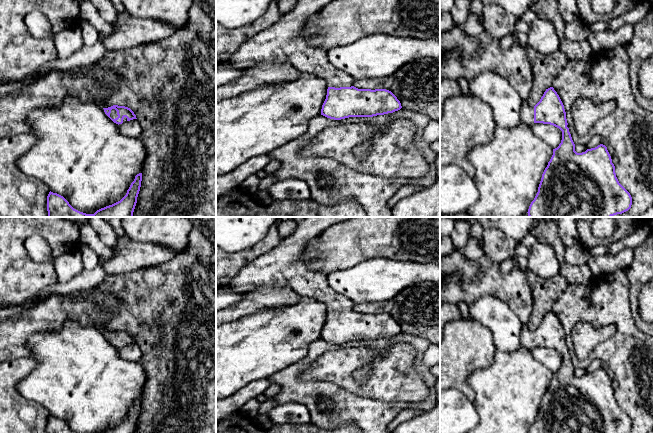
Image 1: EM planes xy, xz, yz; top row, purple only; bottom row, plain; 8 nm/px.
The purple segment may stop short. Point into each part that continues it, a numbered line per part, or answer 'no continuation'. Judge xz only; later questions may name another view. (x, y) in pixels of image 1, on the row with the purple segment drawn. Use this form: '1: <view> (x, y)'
1: xz (283, 42)

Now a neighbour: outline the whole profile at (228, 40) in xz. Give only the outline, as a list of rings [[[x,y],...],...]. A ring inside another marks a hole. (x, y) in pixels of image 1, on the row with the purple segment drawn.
[[[273,1],[260,18],[243,27],[230,29],[216,23],[216,65],[227,60],[243,43],[257,33],[276,23],[281,15],[278,3]]]

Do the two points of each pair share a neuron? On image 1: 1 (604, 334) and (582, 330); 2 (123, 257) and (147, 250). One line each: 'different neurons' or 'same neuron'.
1: same neuron
2: same neuron

